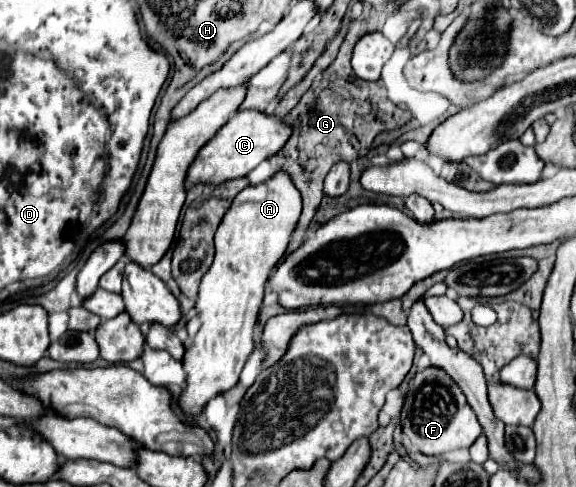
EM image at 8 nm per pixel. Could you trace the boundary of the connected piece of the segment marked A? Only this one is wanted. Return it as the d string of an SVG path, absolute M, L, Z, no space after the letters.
M276 173L266 183L250 185L242 193L238 193L232 203L232 209L224 215L224 219L216 231L216 239L214 239L216 241L214 263L208 269L208 273L202 277L202 283L200 283L200 293L198 293L198 301L196 301L198 315L192 317L186 325L188 339L184 341L186 355L184 355L182 363L184 363L184 371L186 371L188 379L186 379L184 393L180 397L180 407L186 415L196 417L214 395L218 395L220 391L228 391L238 383L244 361L254 349L252 331L258 321L260 303L264 299L264 285L270 277L270 271L276 267L276 263L282 259L282 255L288 247L290 235L300 217L300 209L302 209L302 199L298 195L298 189L294 187L294 183L290 183L290 179L286 179L286 175Z

